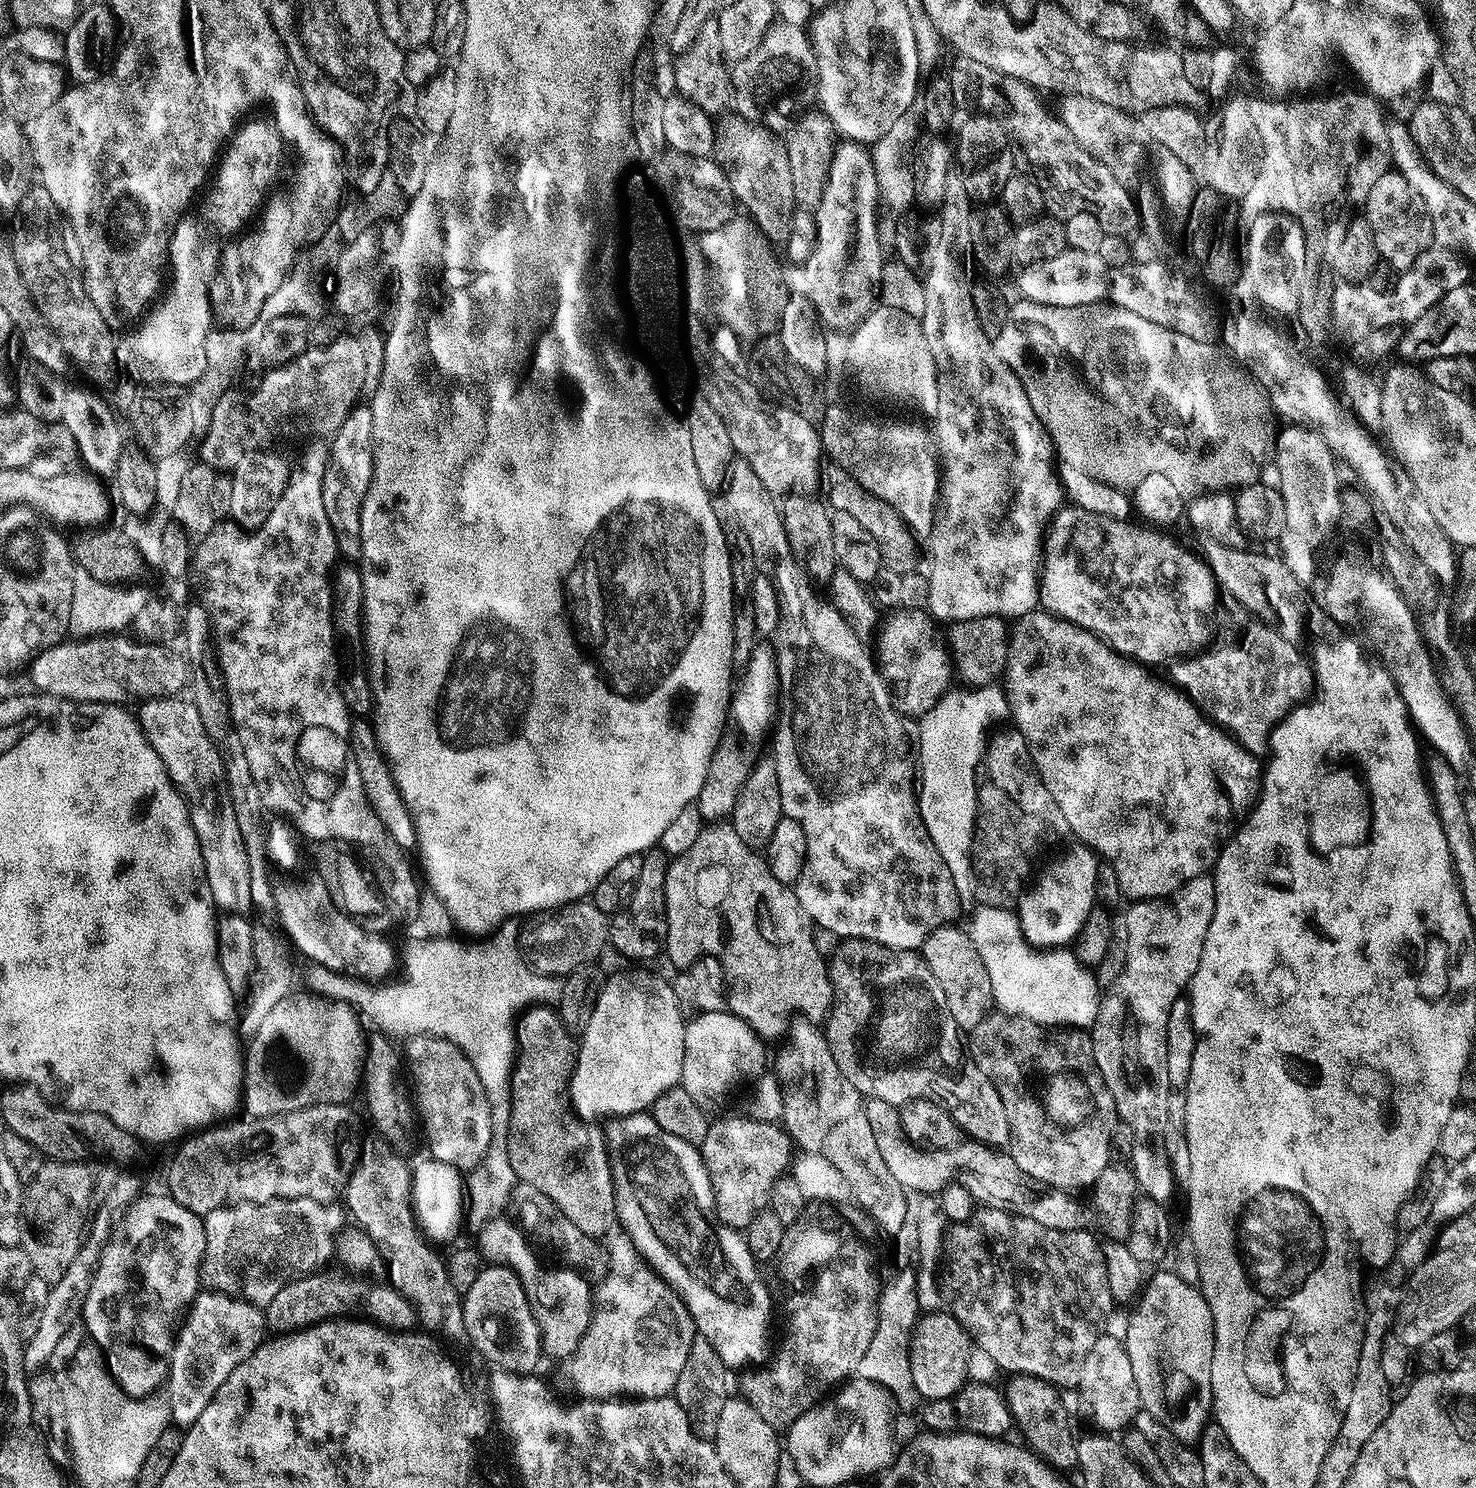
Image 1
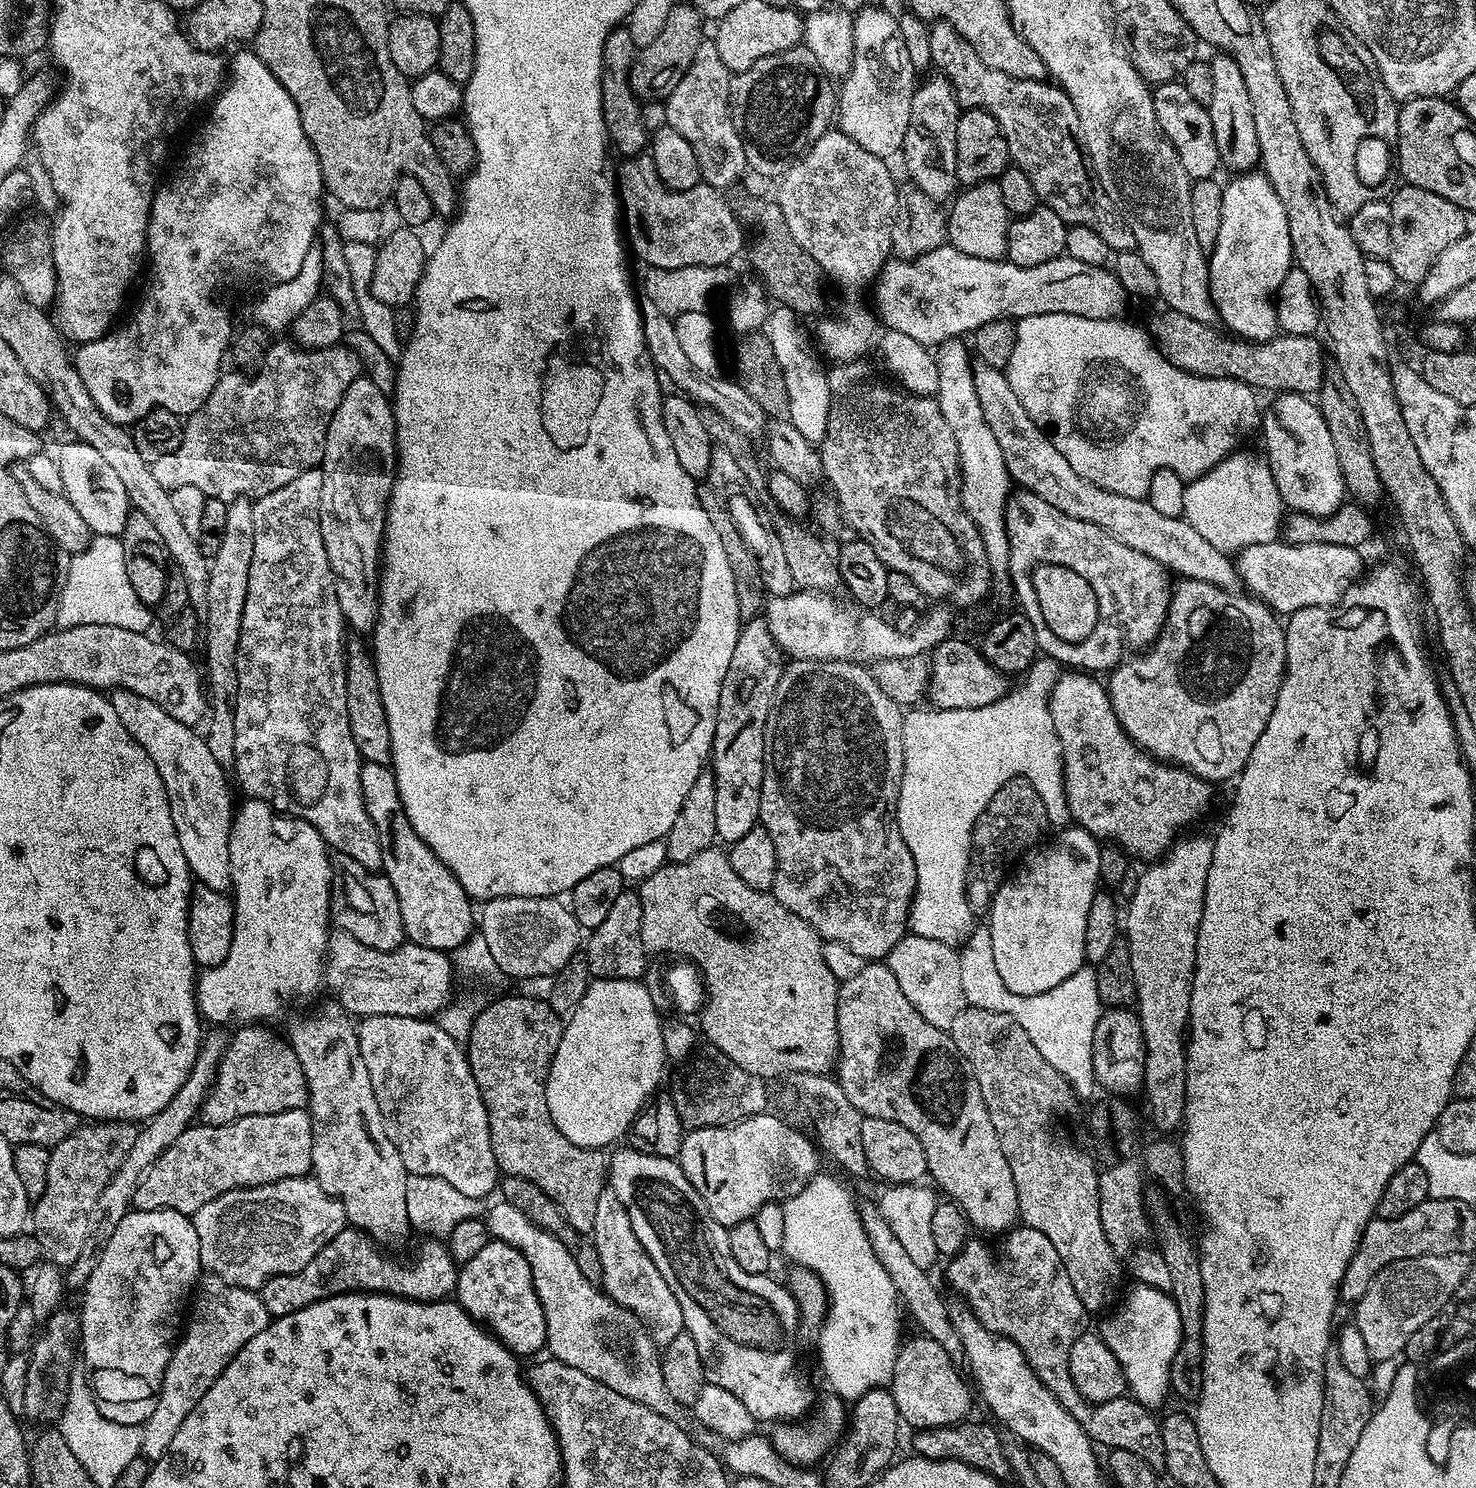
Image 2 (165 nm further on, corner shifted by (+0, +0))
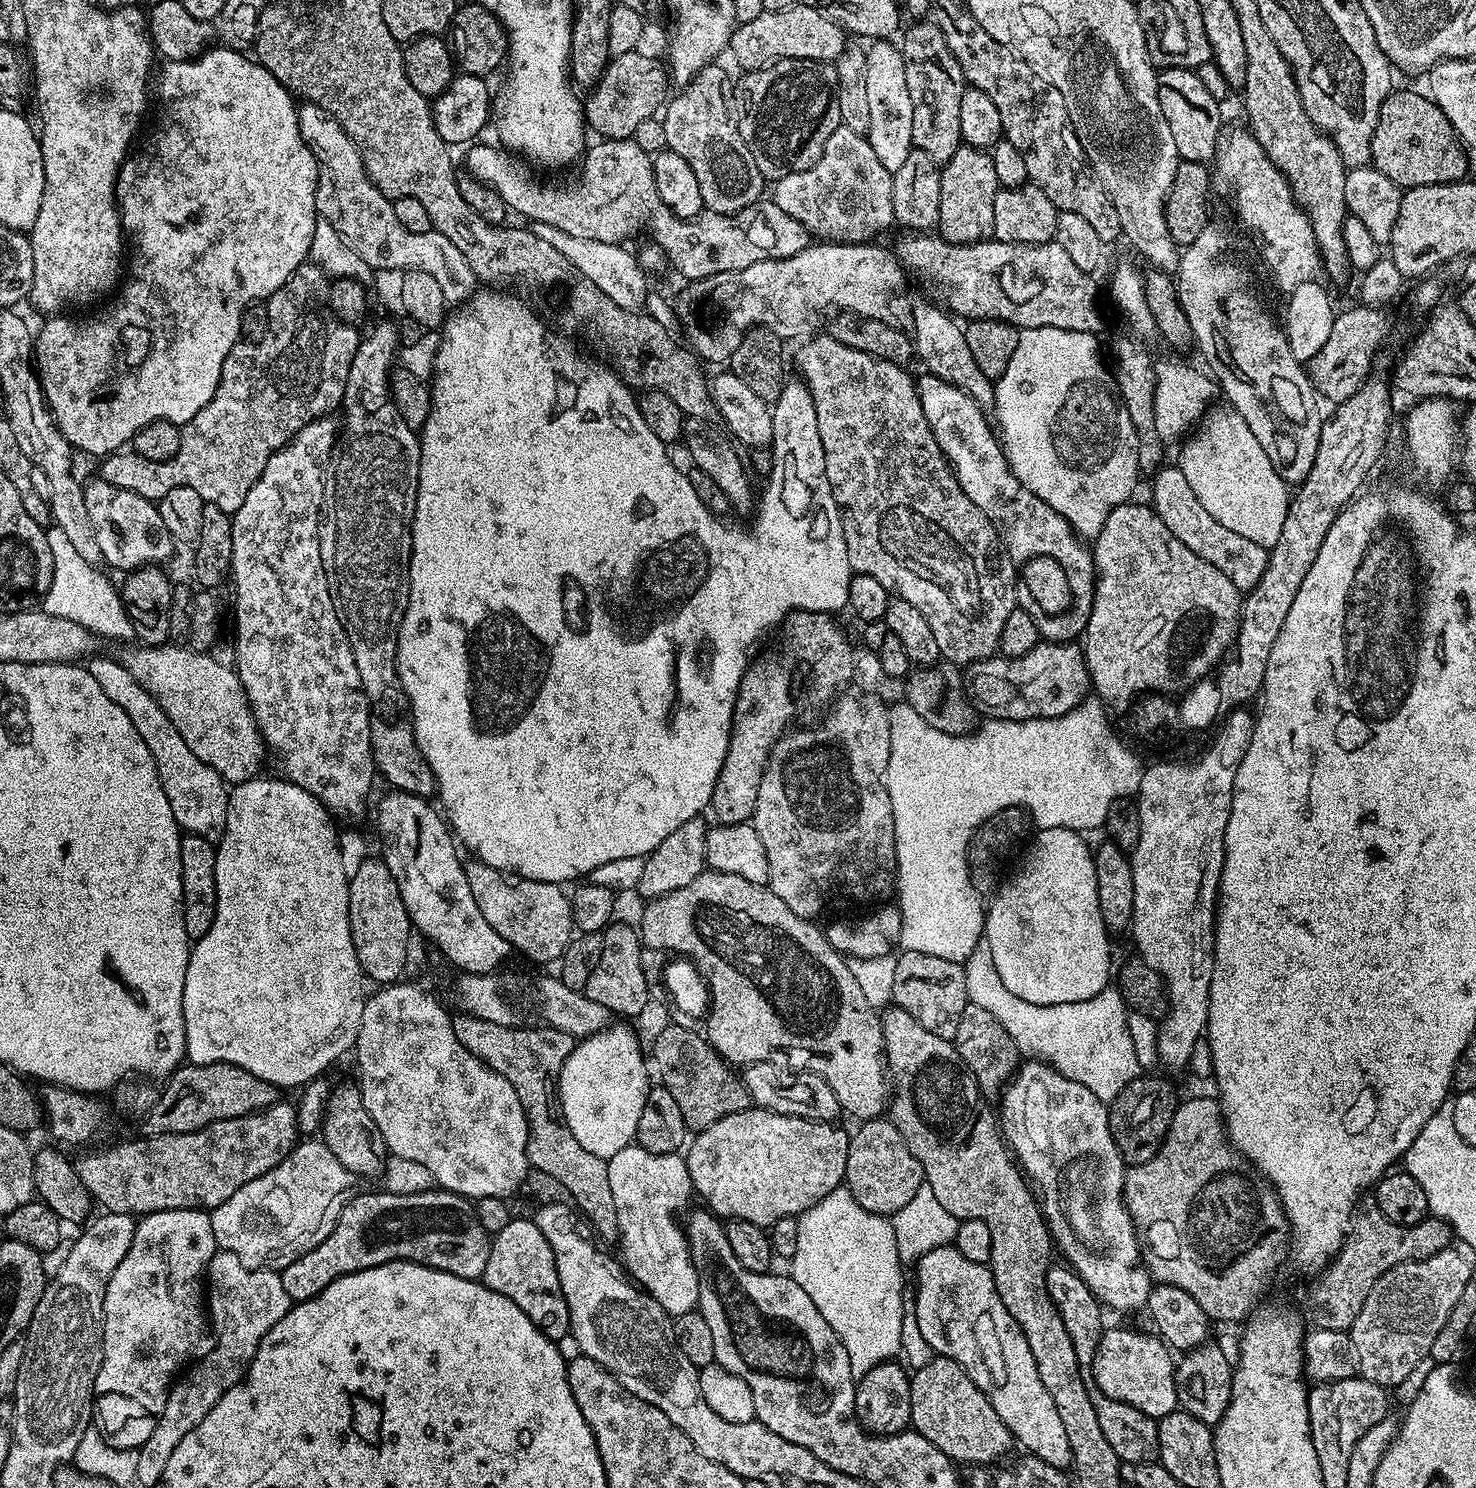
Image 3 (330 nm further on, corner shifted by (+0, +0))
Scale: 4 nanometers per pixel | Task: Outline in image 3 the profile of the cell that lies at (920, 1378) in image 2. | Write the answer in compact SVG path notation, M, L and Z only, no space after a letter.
M933 1355L932 1360L911 1373L910 1379L911 1427L926 1442L934 1442L957 1465L992 1466L1003 1461L1003 1456L1014 1448L1010 1430L958 1362Z

